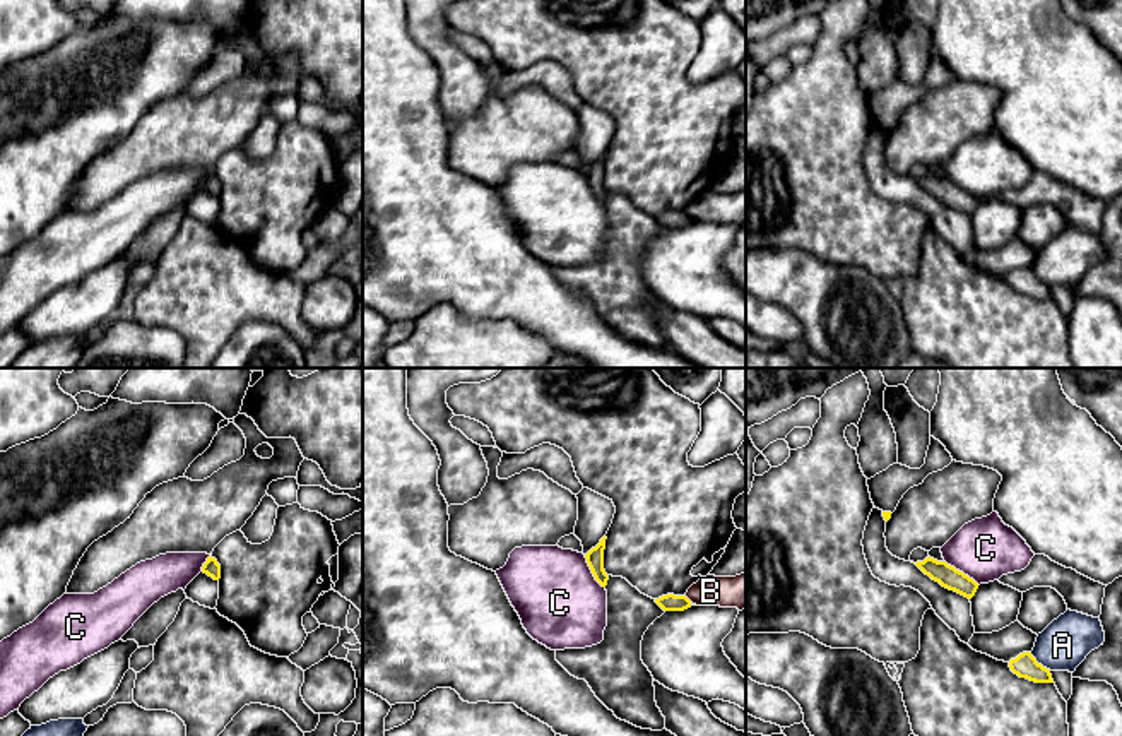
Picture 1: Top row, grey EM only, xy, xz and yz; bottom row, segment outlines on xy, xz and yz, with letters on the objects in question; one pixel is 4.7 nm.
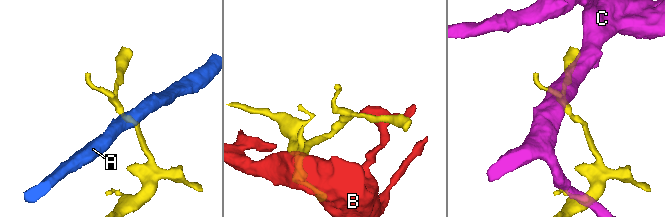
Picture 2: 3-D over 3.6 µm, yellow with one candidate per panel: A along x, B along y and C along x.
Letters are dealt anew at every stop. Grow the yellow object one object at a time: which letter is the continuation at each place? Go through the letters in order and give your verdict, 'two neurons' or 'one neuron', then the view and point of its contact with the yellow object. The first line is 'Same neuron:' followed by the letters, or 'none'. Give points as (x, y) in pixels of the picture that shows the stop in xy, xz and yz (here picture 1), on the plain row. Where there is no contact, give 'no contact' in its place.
Same neuron: none
A: two neurons; meets yellow in yz at (1040, 281)
B: two neurons; meets yellow in xz at (686, 214)
C: two neurons; meets yellow in xz at (592, 189)

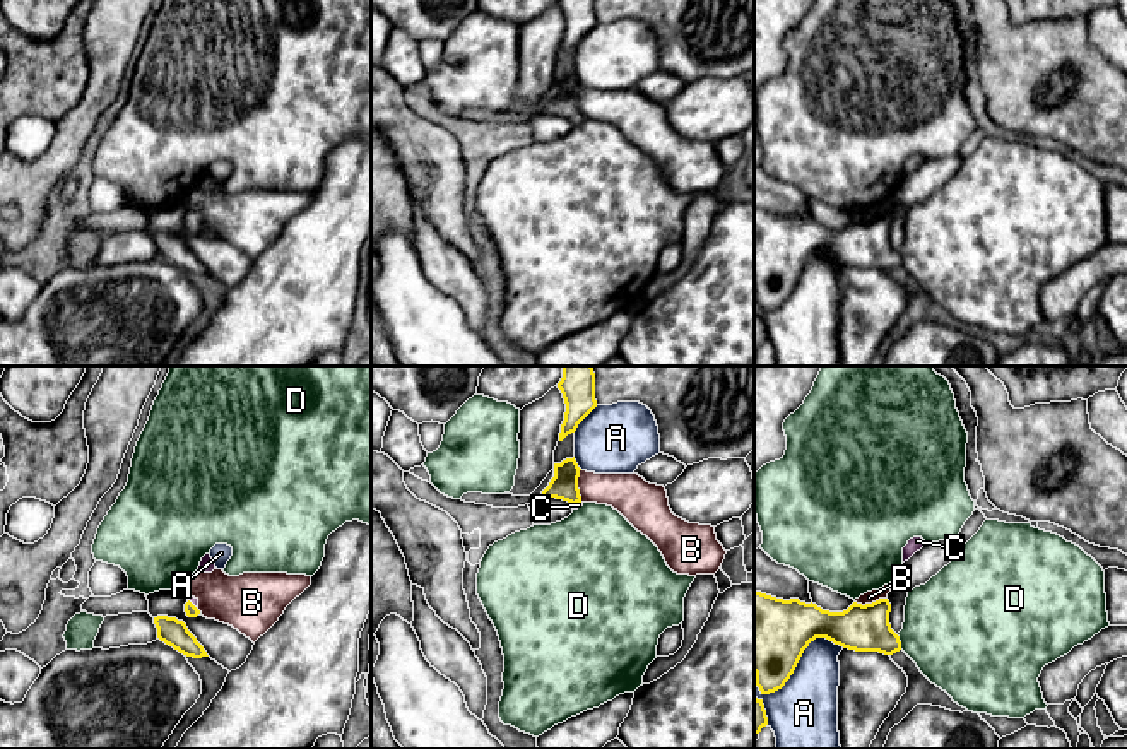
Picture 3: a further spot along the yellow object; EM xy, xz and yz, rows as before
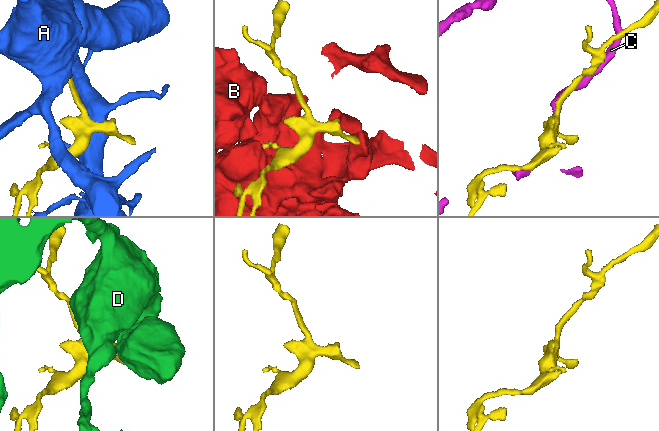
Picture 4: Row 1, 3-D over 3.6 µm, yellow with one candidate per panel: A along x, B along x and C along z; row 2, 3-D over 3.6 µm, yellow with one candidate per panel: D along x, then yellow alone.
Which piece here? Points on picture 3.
Same neuron: C
A: two neurons; meets yellow in yz at (797, 279)
B: two neurons; meets yellow in xz at (577, 103)
C: one neuron; meets yellow in xy at (192, 221)
D: two neurons; meets yellow in yz at (900, 259)

